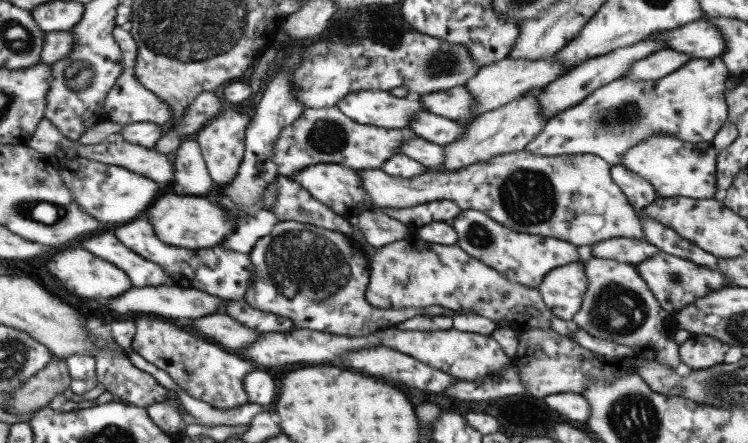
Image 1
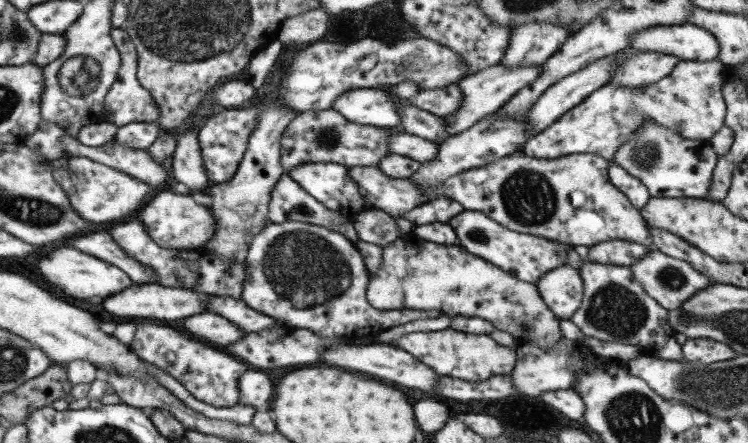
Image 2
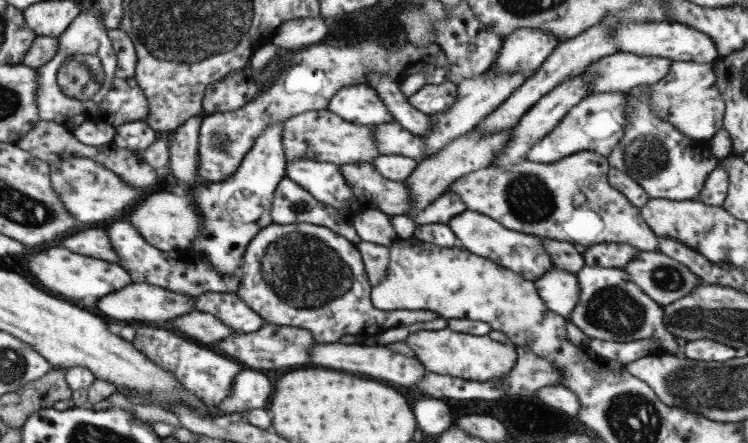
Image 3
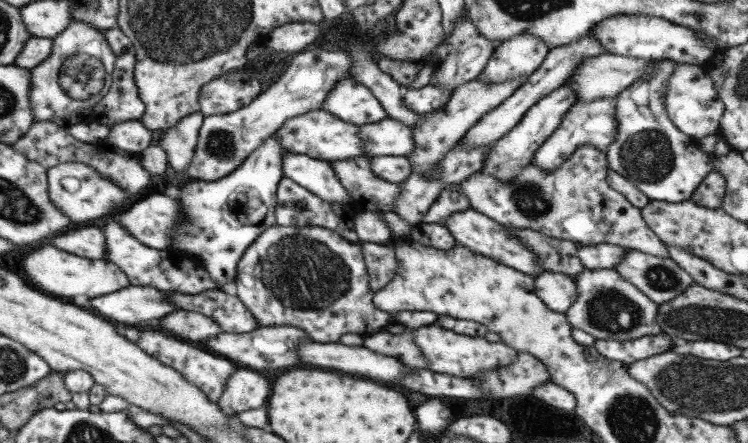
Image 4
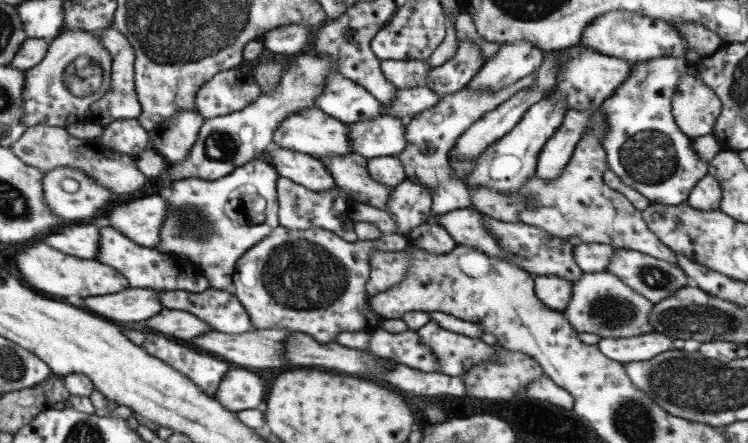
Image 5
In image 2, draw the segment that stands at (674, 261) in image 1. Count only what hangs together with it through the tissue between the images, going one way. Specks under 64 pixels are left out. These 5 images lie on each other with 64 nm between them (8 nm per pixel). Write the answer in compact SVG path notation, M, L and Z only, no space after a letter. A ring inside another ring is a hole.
M656 250L648 252L642 260L634 262L630 268L636 281L640 282L646 293L654 298L660 306L668 310L678 308L682 302L686 302L688 298L692 298L699 290L704 290L704 288L717 283L714 279L710 279L705 274L698 272L689 262L678 260L673 256Z

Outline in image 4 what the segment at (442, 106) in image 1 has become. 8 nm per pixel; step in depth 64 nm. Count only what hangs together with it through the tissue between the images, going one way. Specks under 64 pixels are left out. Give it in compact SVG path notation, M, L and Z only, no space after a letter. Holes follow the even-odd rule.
M428 84L420 89L404 88L402 99L406 107L422 115L434 110L442 110L442 106L446 106L446 102L450 100L451 92L448 87Z

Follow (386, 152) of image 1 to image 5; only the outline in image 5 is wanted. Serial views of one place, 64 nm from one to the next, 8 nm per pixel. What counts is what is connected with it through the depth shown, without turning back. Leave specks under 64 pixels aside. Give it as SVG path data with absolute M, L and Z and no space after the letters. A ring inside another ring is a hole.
M318 107L304 108L296 114L290 114L282 121L274 134L273 147L284 148L298 153L308 154L316 159L342 157L353 152L350 127L345 122L331 117Z

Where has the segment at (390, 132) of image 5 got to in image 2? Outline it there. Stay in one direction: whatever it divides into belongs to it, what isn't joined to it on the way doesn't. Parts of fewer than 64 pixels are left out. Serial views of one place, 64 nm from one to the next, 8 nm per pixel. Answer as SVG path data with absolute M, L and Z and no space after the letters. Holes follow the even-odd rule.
M401 128L386 129L391 130L391 138L389 139L389 152L391 154L398 154L410 158L411 160L417 161L421 165L433 162L439 154L439 144L431 142L412 134L404 132Z

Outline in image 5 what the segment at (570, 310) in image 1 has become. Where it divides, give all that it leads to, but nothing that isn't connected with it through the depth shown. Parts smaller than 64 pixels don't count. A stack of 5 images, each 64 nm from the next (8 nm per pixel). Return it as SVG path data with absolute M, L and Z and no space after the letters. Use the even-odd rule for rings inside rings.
M537 276L534 290L548 308L562 313L572 298L572 286L572 282L558 276Z

